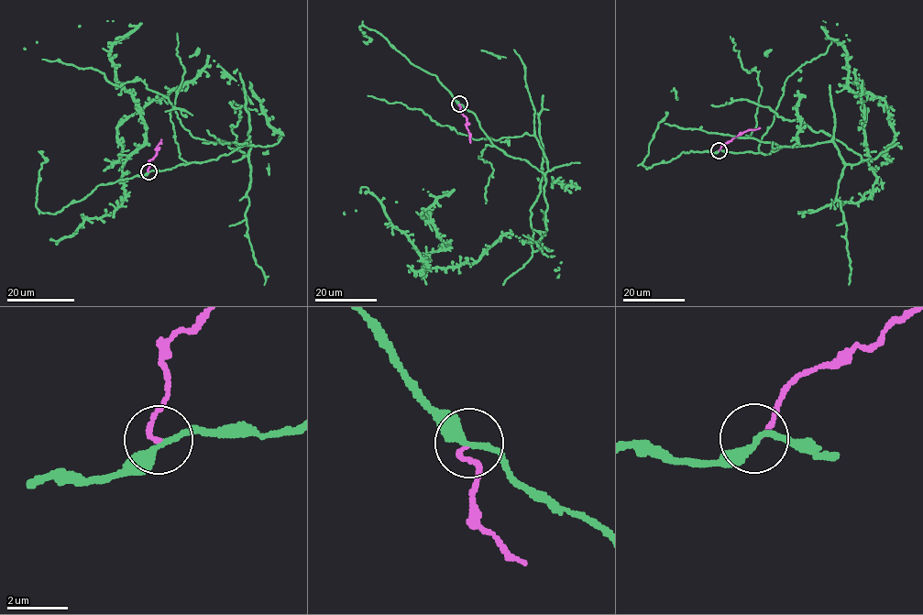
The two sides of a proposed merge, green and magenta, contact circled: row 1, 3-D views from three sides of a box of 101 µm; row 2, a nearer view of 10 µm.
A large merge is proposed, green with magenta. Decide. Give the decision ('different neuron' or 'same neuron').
different neuron

